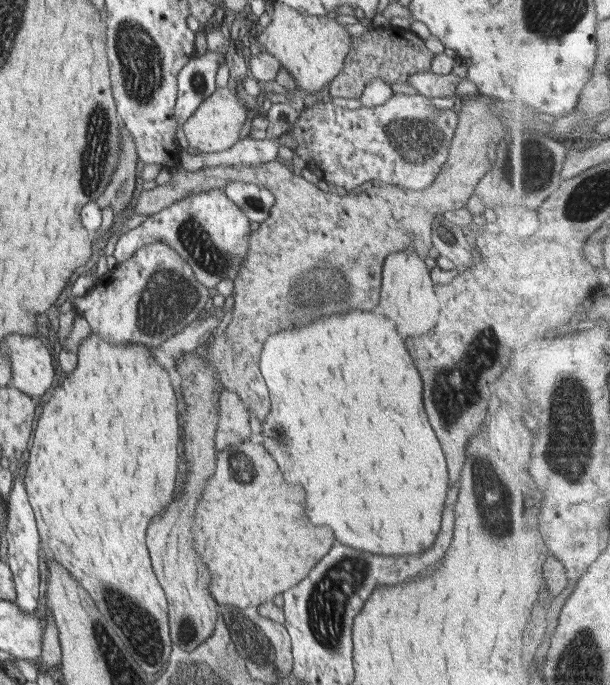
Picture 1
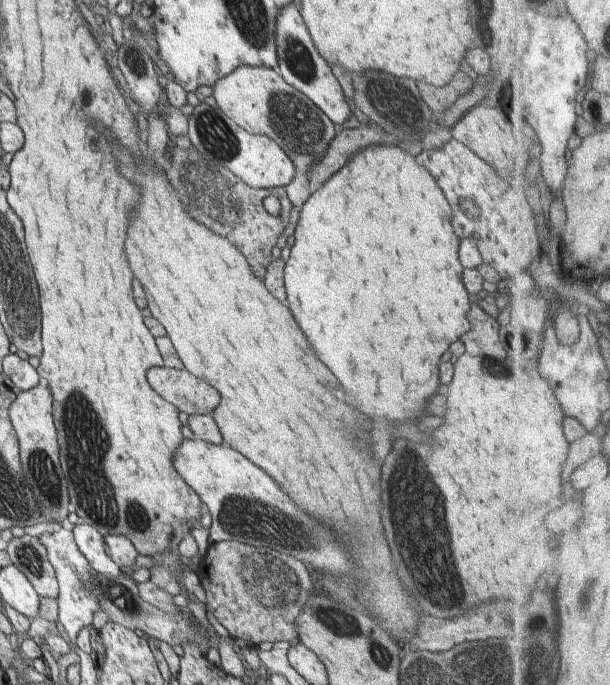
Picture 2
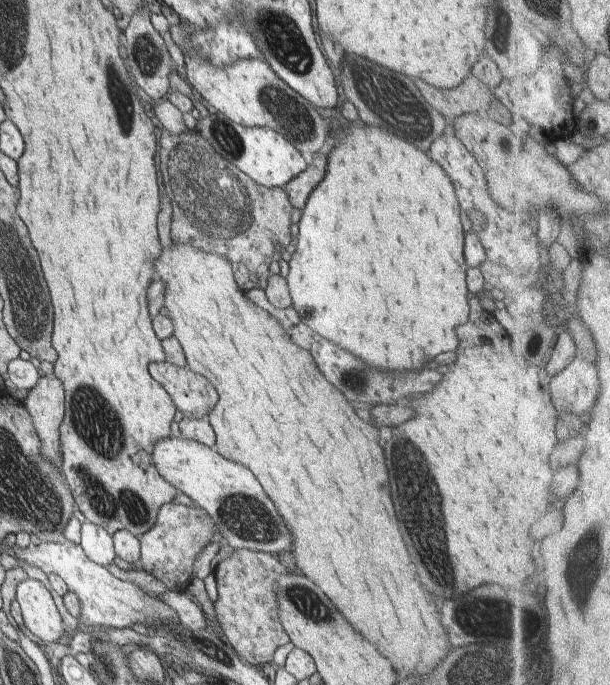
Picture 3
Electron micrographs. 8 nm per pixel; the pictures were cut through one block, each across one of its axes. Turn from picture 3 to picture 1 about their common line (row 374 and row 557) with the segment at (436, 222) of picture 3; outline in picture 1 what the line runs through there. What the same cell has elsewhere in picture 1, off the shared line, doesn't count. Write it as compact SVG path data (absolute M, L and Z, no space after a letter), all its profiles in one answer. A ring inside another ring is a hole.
M352 310L346 314L332 314L318 318L316 322L310 322L300 328L292 330L282 330L272 334L262 346L260 352L259 368L264 377L269 397L271 398L270 414L262 423L262 444L266 450L272 454L272 458L278 462L284 478L288 484L300 484L306 490L306 514L310 516L312 522L322 522L328 524L338 542L360 548L360 550L376 555L401 556L409 555L416 557L420 550L430 548L437 539L436 534L440 532L440 520L442 520L442 510L444 502L448 496L448 470L446 470L445 454L438 438L434 436L428 416L424 412L422 404L422 378L418 368L414 366L404 340L396 332L395 322L390 322L382 314L374 312L362 312L362 310Z

